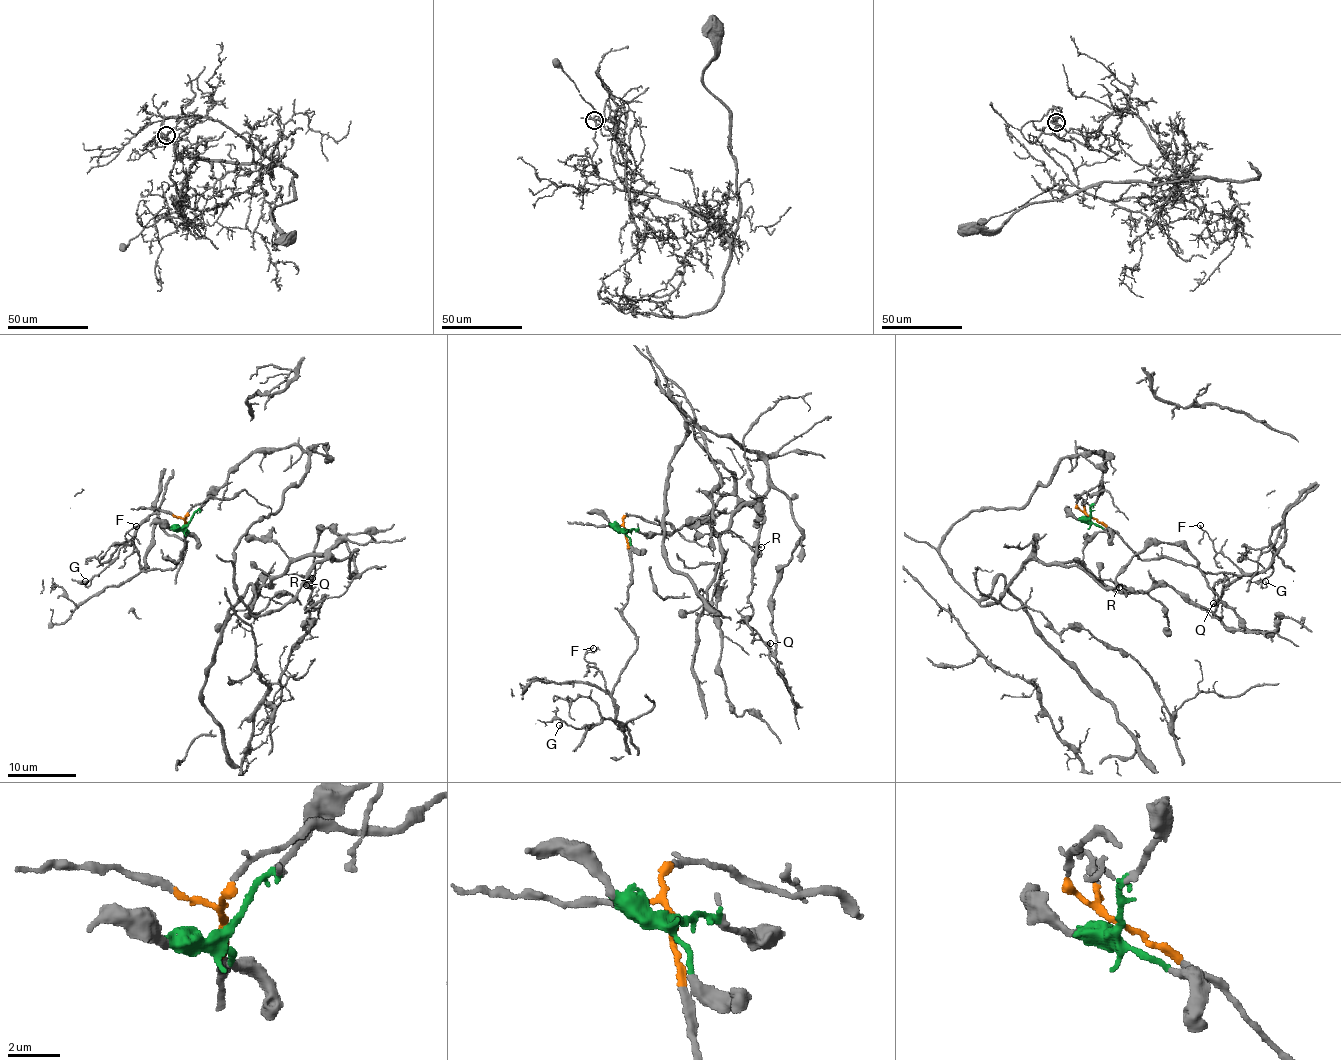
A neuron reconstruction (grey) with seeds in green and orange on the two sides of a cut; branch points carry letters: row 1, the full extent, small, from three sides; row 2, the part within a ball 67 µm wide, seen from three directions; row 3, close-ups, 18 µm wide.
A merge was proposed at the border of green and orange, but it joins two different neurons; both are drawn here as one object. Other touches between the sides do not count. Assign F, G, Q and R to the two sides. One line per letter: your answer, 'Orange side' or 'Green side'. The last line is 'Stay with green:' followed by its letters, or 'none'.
F: Orange side
G: Orange side
Q: Green side
R: Green side
Stay with green: Q, R

